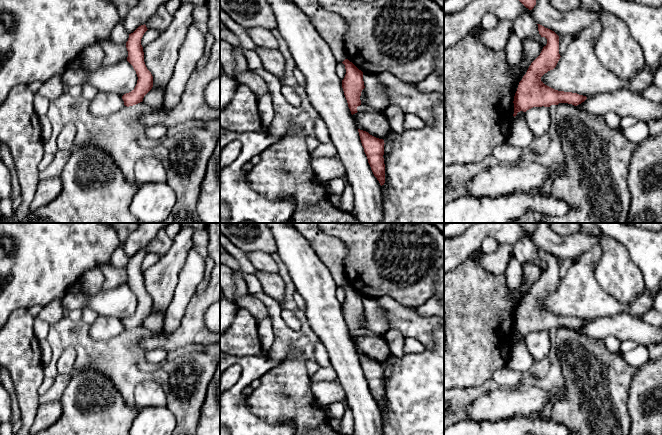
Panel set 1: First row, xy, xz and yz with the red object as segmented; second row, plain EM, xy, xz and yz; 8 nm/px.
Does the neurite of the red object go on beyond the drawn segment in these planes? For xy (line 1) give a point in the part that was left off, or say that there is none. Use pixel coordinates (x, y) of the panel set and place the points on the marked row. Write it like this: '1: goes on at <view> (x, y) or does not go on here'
1: does not go on here

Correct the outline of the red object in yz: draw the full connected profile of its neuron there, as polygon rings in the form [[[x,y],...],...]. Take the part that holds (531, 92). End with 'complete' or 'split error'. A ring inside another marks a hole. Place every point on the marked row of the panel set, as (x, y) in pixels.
[[[538,25],[541,37],[547,39],[540,55],[531,63],[526,74],[519,82],[514,96],[514,114],[533,107],[550,107],[559,103],[568,103],[577,106],[584,102],[587,97],[572,92],[555,90],[541,81],[541,77],[550,70],[553,70],[559,59],[559,36],[552,30]]]; complete

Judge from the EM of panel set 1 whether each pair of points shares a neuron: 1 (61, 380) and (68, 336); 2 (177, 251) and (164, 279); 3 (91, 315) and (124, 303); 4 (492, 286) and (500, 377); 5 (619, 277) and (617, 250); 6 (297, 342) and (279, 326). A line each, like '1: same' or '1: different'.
1: same
2: same
3: different
4: different
5: same
6: same

